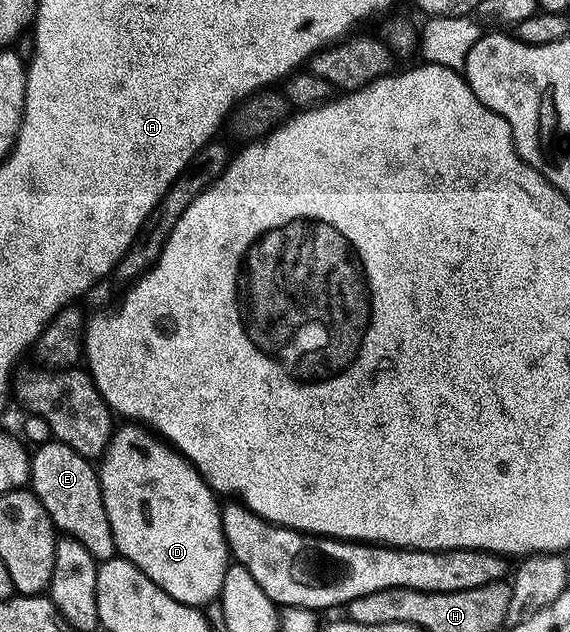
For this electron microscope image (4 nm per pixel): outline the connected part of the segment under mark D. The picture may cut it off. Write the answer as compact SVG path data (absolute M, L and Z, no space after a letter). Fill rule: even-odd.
M141 425L122 426L110 438L102 459L104 463L97 468L117 554L136 565L136 569L164 589L168 597L189 607L205 608L206 604L219 598L225 573L232 564L221 523L219 496L202 480L202 474L165 439Z

